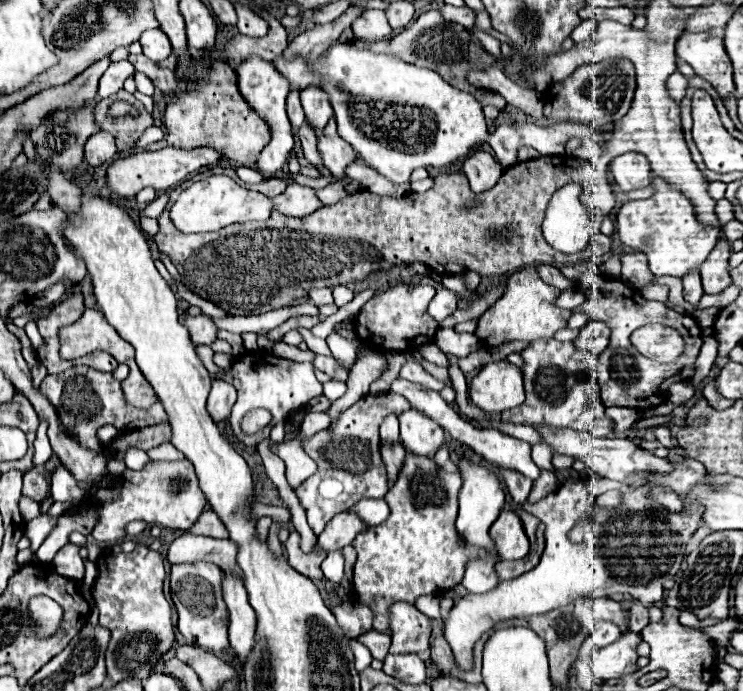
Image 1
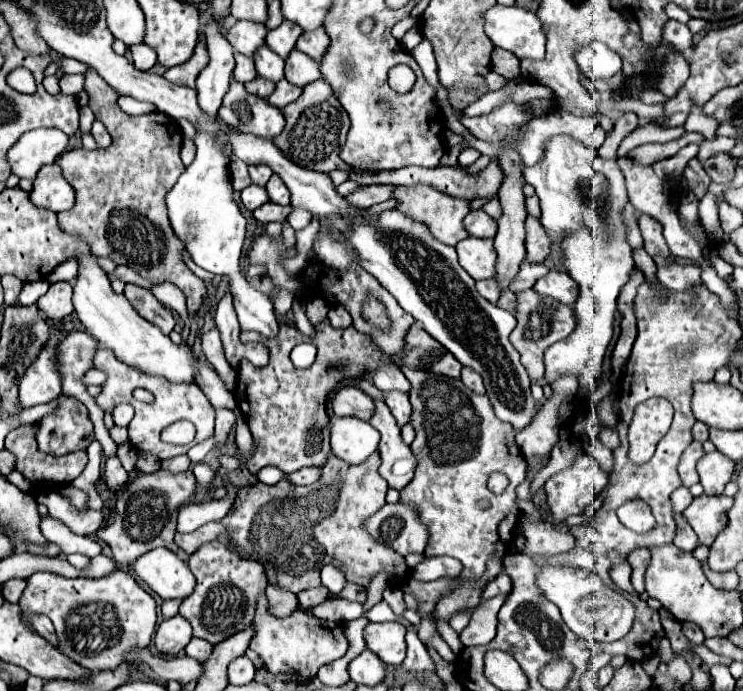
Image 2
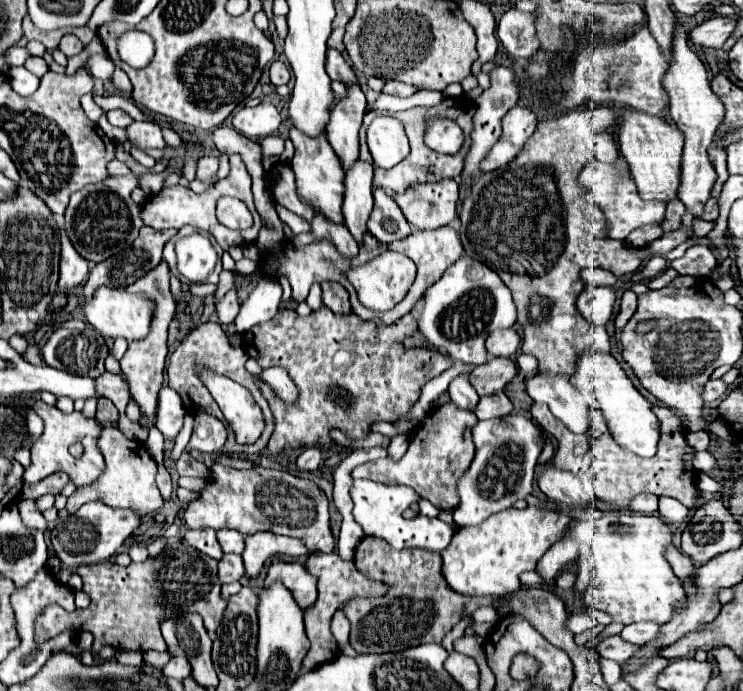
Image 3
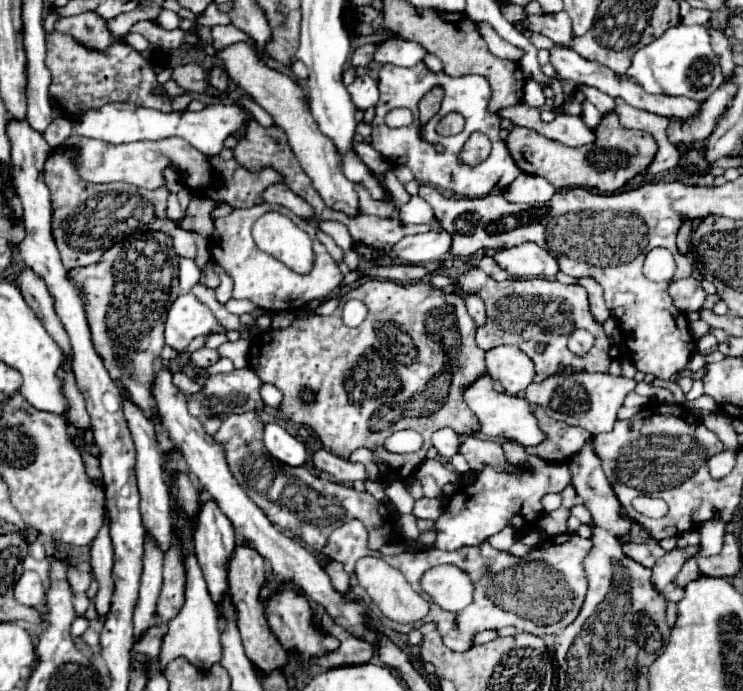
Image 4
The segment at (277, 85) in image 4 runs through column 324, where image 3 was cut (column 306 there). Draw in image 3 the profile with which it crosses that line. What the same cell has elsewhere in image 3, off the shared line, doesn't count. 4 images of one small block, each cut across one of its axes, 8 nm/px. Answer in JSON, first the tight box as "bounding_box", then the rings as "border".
{"bounding_box":[290,126,344,224],"border":[[[294,126],[290,128],[290,140],[294,142],[294,158],[290,160],[290,166],[294,170],[296,176],[296,188],[298,188],[298,196],[310,204],[318,214],[322,214],[326,220],[334,222],[334,224],[344,224],[344,214],[342,214],[342,202],[344,202],[344,168],[340,166],[332,146],[328,144],[326,136],[318,136],[318,138],[308,138],[306,134],[302,134],[300,130],[296,130]]]}

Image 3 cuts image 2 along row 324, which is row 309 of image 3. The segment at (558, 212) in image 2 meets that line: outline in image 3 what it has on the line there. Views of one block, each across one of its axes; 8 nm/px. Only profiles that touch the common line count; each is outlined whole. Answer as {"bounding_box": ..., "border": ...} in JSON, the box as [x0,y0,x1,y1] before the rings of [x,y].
{"bounding_box":[576,286,616,326],"border":[[[586,286],[584,292],[576,300],[576,310],[586,318],[592,326],[604,326],[614,310],[616,294],[612,288],[600,286]]]}

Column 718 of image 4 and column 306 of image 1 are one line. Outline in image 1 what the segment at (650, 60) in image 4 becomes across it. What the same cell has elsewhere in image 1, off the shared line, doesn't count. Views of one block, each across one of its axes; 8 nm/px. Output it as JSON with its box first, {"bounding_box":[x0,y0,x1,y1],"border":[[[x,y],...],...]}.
{"bounding_box":[274,42,488,184],"border":[[[346,42],[332,46],[312,66],[306,66],[304,58],[286,62],[282,56],[274,60],[274,66],[298,90],[304,90],[310,84],[320,84],[330,96],[340,136],[352,144],[352,148],[370,168],[386,176],[392,184],[408,182],[414,168],[450,166],[458,158],[466,156],[474,144],[486,142],[488,138],[482,106],[470,92],[456,90],[454,86],[444,82],[444,78],[440,78],[440,74],[436,74],[434,70],[406,64],[394,56],[356,50]]]}

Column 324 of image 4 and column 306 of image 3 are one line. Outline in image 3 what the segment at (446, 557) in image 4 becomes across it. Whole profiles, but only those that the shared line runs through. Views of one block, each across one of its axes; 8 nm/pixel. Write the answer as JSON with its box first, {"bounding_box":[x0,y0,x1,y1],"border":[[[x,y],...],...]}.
{"bounding_box":[242,532,310,576],"border":[[[256,532],[252,536],[246,536],[246,548],[242,552],[246,574],[258,576],[264,568],[266,560],[272,556],[306,556],[310,554],[302,540],[290,538],[290,536],[276,536],[272,532]]]}

